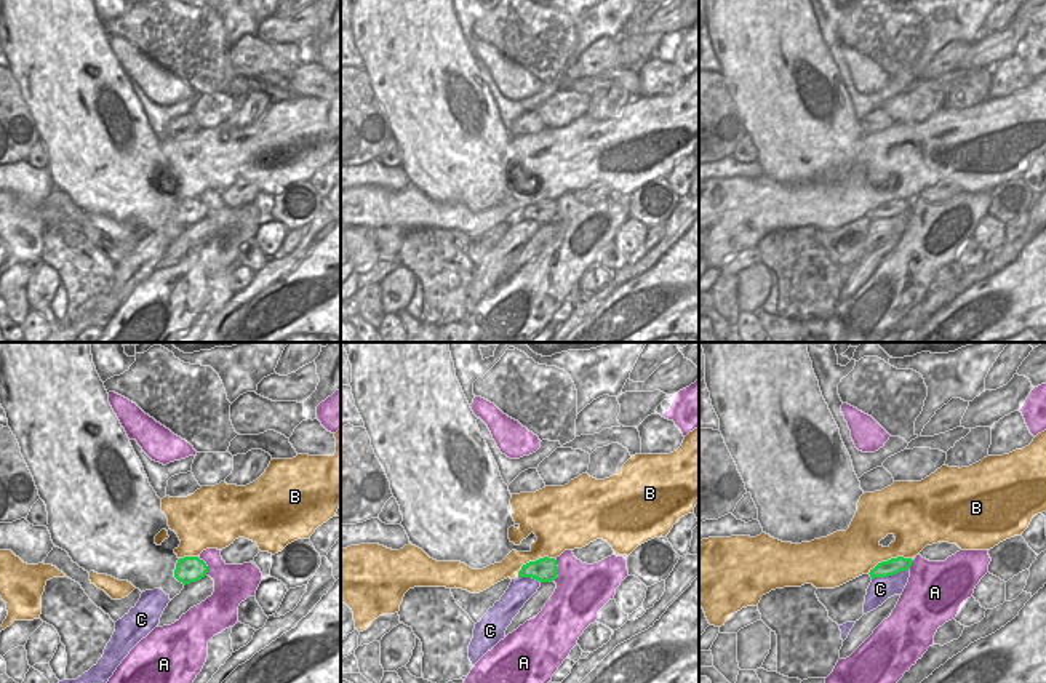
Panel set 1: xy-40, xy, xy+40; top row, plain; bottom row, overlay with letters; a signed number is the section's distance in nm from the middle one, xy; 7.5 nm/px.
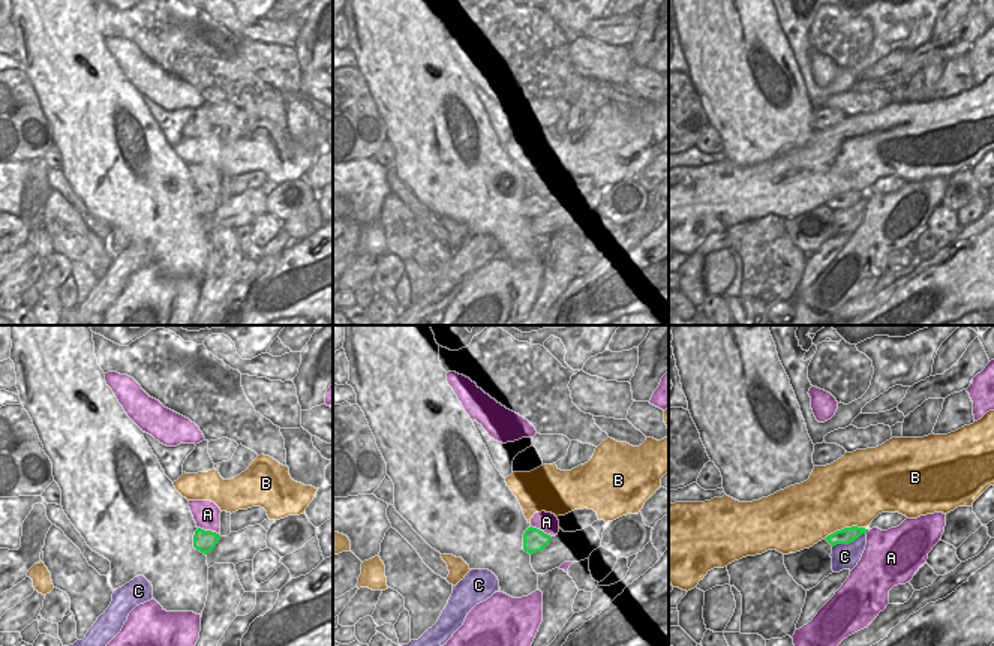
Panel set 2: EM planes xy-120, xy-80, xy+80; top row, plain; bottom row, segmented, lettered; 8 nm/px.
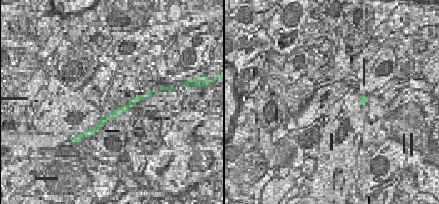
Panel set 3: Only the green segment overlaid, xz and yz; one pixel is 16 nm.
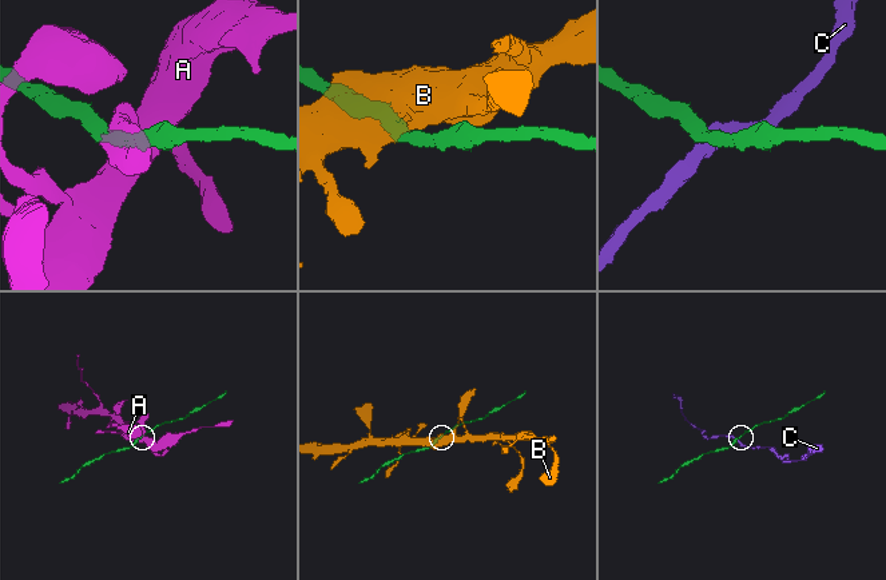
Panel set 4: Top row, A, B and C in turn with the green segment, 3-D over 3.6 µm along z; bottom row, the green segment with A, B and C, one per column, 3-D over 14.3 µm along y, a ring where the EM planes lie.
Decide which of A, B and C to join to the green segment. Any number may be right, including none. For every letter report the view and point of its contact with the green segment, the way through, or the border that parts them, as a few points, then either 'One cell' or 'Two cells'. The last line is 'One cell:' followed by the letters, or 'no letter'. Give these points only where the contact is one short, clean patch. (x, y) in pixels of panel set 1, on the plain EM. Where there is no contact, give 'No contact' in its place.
A: Touches green at xy (557, 213). Two cells
B: Touches green at xy+40 (891, 200). Two cells
C: Touches green at xy+40 (890, 216). Boundary: xy+40 (909, 210), (872, 221). Two cells
One cell: no letter

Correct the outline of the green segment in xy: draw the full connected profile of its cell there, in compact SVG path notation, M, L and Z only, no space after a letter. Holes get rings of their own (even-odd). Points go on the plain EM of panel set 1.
M539 200L521 208L518 219L533 219L539 224L552 224L557 221L558 208L555 200Z

